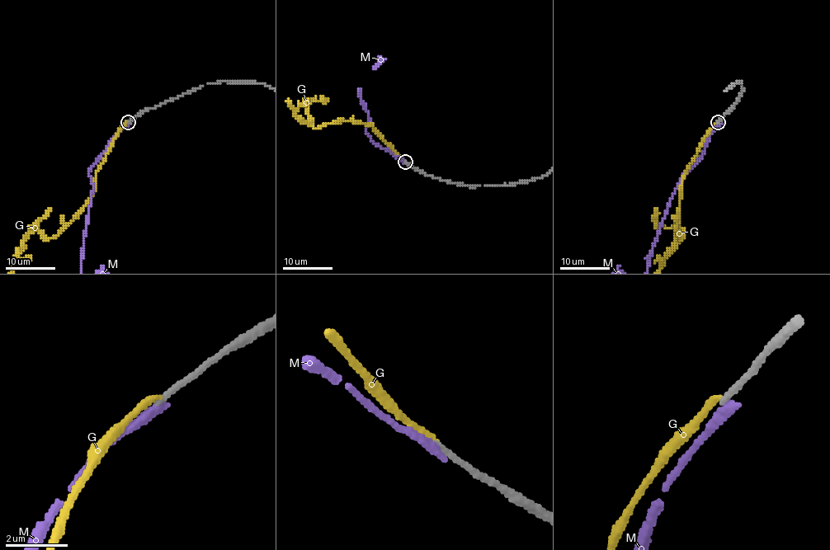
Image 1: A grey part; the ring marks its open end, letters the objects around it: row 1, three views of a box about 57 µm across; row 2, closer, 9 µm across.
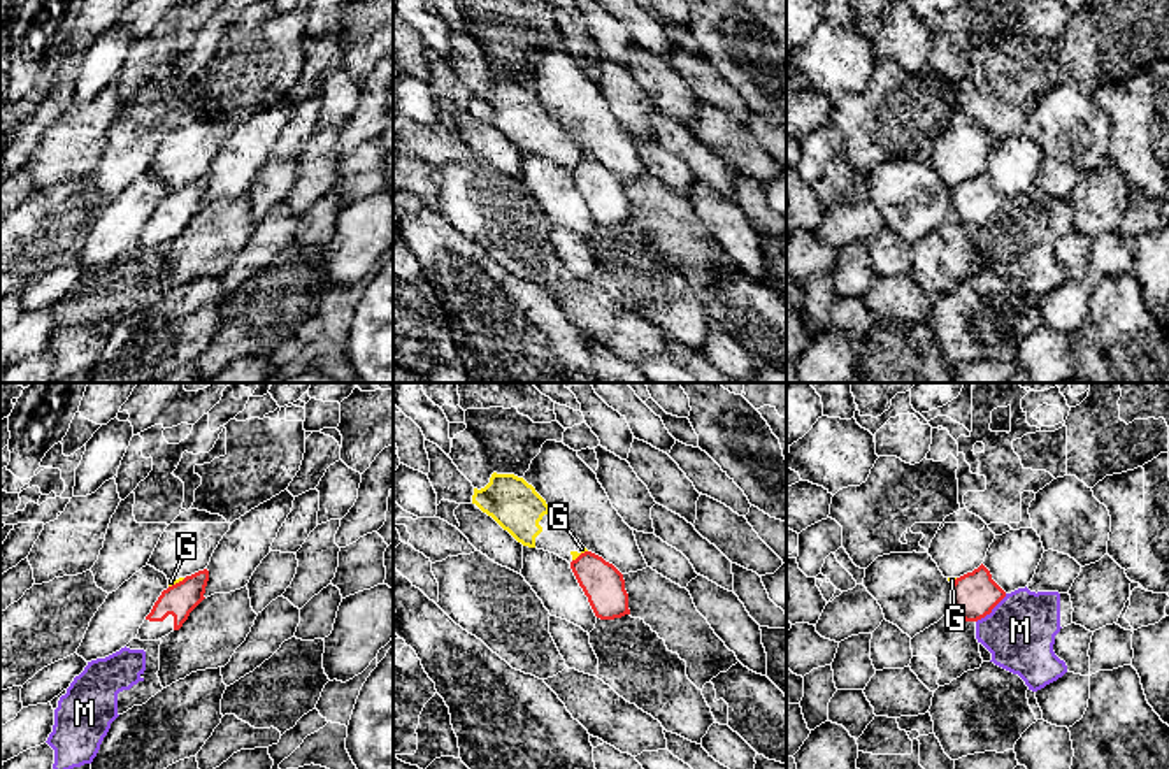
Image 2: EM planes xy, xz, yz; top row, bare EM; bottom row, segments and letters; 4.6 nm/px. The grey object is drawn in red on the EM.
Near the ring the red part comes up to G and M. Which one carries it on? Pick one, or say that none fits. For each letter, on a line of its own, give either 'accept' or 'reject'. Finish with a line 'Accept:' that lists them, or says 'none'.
G: reject
M: reject
Accept: none

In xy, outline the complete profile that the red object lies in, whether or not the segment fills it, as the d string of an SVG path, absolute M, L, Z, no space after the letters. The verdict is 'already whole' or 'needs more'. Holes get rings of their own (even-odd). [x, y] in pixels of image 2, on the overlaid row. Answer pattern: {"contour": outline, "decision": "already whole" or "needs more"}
{"contour": "M198 571L161 592L135 639L158 641L179 630L190 613L205 599L209 571Z", "decision": "needs more"}

